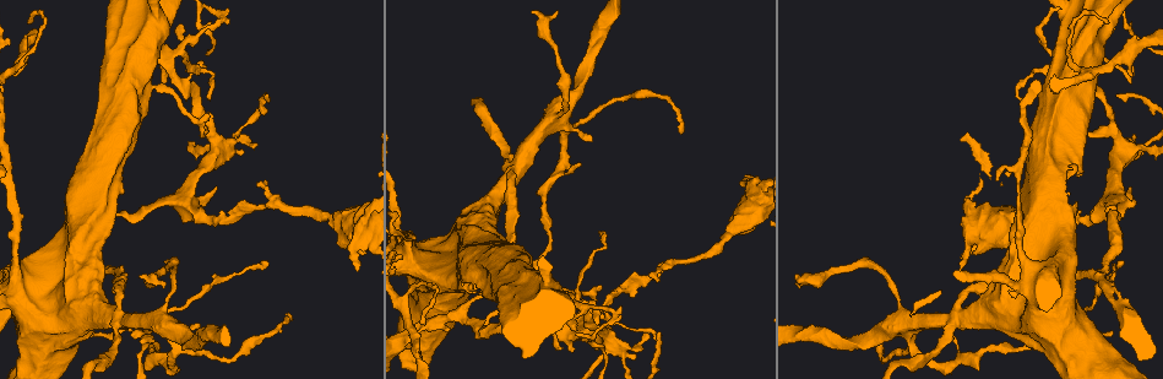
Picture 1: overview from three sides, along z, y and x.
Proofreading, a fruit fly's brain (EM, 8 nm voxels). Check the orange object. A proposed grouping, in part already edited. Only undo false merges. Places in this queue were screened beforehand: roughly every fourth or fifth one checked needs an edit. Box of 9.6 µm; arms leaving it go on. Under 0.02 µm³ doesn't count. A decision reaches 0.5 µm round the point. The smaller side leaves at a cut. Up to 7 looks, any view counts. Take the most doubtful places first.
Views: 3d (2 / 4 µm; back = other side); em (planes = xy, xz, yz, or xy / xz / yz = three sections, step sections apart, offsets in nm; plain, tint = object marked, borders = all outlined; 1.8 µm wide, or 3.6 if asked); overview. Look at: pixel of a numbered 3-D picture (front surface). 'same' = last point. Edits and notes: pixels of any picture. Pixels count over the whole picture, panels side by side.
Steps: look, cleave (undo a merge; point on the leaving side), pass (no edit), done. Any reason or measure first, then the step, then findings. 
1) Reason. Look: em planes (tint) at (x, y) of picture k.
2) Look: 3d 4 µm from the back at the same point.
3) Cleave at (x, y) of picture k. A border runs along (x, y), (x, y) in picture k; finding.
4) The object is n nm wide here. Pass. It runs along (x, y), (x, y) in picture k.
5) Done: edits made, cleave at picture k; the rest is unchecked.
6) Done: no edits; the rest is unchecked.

Sharp bend. Look: em 3.6 µm xy step 16 (tint) at (162, 55) of picture 1.

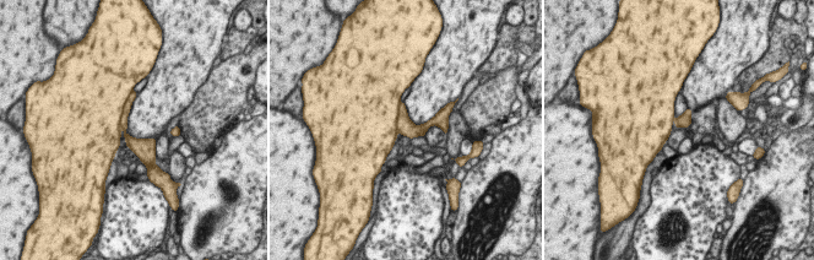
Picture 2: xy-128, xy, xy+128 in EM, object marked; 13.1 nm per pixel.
Another direction. Look: em 3.6 µm planes (borders) at the same point.

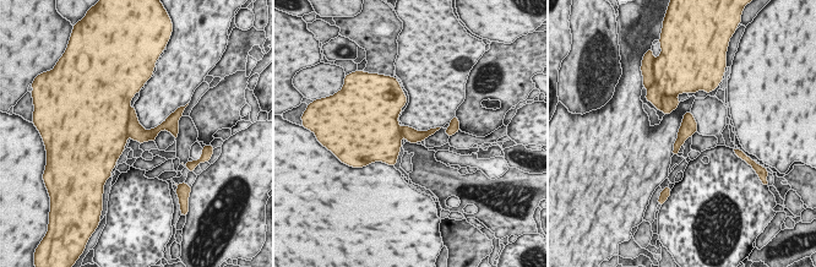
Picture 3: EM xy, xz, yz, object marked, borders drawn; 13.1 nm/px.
Cleave at (135, 130) of picture 3. Two neurons meet here.

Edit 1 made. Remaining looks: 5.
Small branch off a trunk. Look: em 3.6 µm planes (borders) at (578, 125) of picture 1.

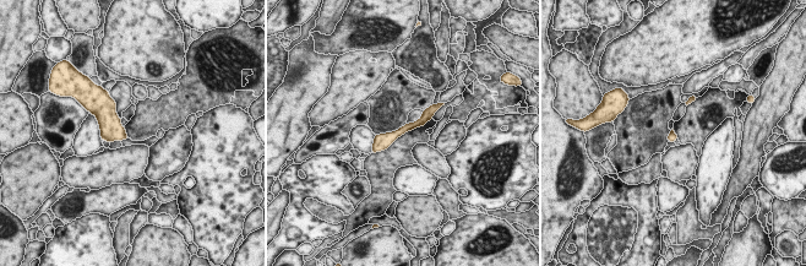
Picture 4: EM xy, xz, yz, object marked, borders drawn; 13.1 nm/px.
Pass. It runs along (430, 113), (375, 148) in picture 4; one neuron here.

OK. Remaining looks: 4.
Touches itself. Look: em 3.6 µm planes (tint) at (52, 276) of picture 1.

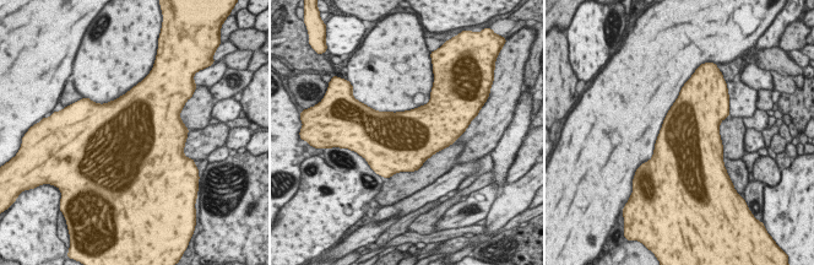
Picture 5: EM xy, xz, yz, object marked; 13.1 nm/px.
Pass. Continuous, no second neuron.

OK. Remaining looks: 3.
Done: edits made, cleave at picture 3; the rest is unchecked.

